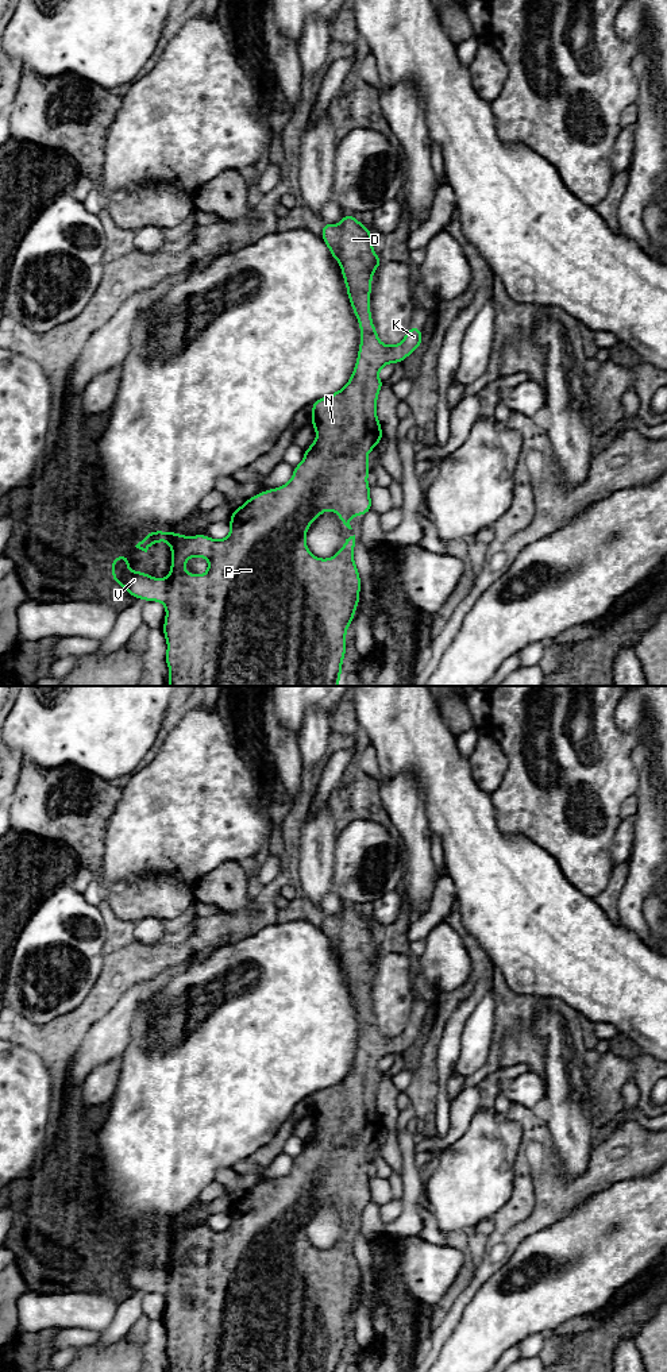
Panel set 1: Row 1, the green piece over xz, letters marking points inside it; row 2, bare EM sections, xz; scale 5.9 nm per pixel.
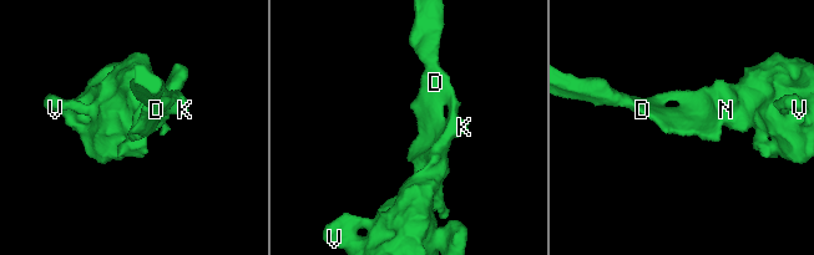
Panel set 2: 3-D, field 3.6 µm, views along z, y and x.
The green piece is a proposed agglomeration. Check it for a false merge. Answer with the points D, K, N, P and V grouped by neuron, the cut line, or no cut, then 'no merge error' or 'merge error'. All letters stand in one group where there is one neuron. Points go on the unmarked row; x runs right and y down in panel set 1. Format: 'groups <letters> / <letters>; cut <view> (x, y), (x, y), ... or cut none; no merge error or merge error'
groups D K N P V; cut none; no merge error

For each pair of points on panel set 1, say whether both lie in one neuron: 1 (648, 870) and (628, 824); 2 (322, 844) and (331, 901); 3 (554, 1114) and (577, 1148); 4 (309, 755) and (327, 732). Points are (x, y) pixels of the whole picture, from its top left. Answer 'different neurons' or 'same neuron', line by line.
1: different neurons
2: different neurons
3: same neuron
4: same neuron

